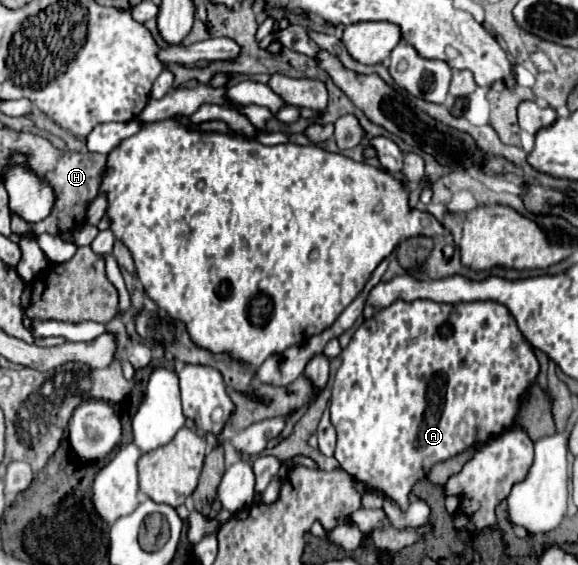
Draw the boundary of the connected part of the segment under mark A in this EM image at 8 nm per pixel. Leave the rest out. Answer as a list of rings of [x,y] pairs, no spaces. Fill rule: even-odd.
[[[426,299],[416,301],[394,301],[392,305],[376,311],[370,319],[366,319],[358,331],[354,333],[350,345],[342,351],[342,365],[336,373],[336,381],[332,385],[332,401],[330,401],[330,417],[338,431],[338,443],[334,457],[338,459],[340,467],[348,471],[356,481],[362,481],[368,491],[380,491],[386,497],[394,499],[402,509],[408,507],[408,495],[416,481],[424,479],[434,463],[446,461],[474,445],[484,445],[490,439],[502,435],[504,431],[516,427],[518,423],[518,411],[522,405],[524,395],[530,391],[530,387],[536,385],[536,377],[540,373],[538,359],[534,355],[532,345],[524,337],[524,333],[518,329],[516,319],[512,313],[496,301],[476,301],[476,303],[458,303],[452,305],[454,309],[448,311],[448,303],[432,303]]]

